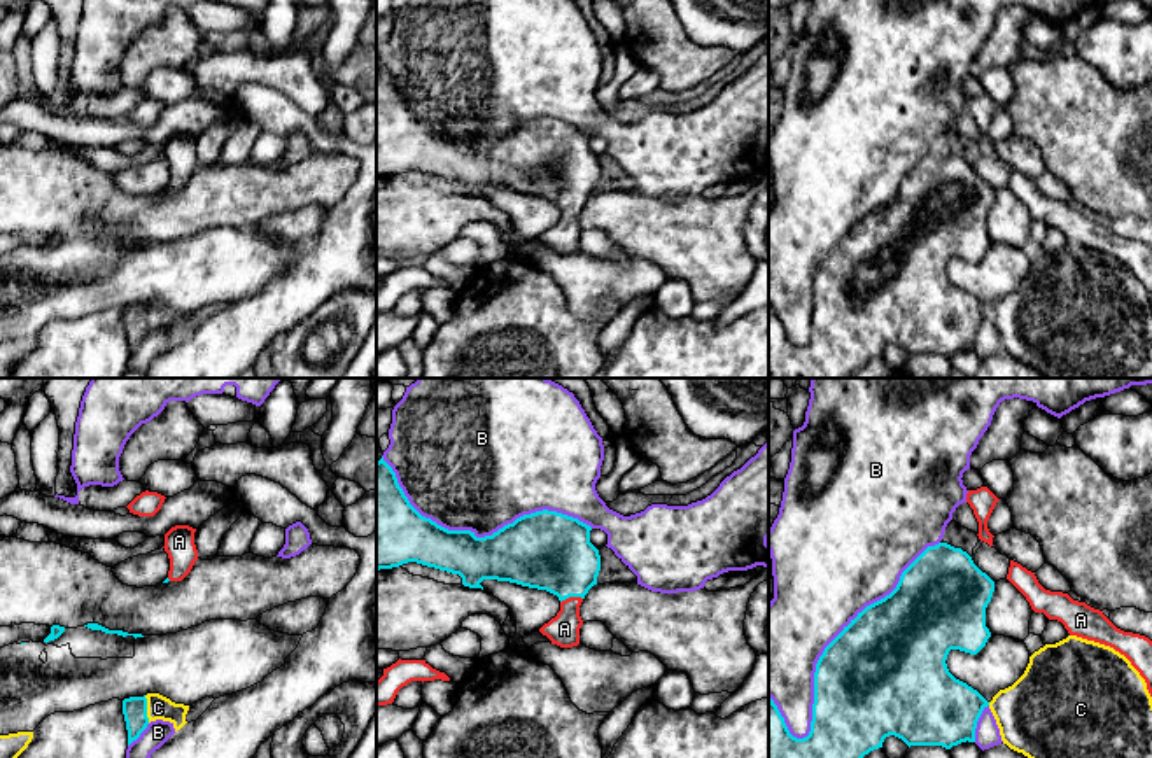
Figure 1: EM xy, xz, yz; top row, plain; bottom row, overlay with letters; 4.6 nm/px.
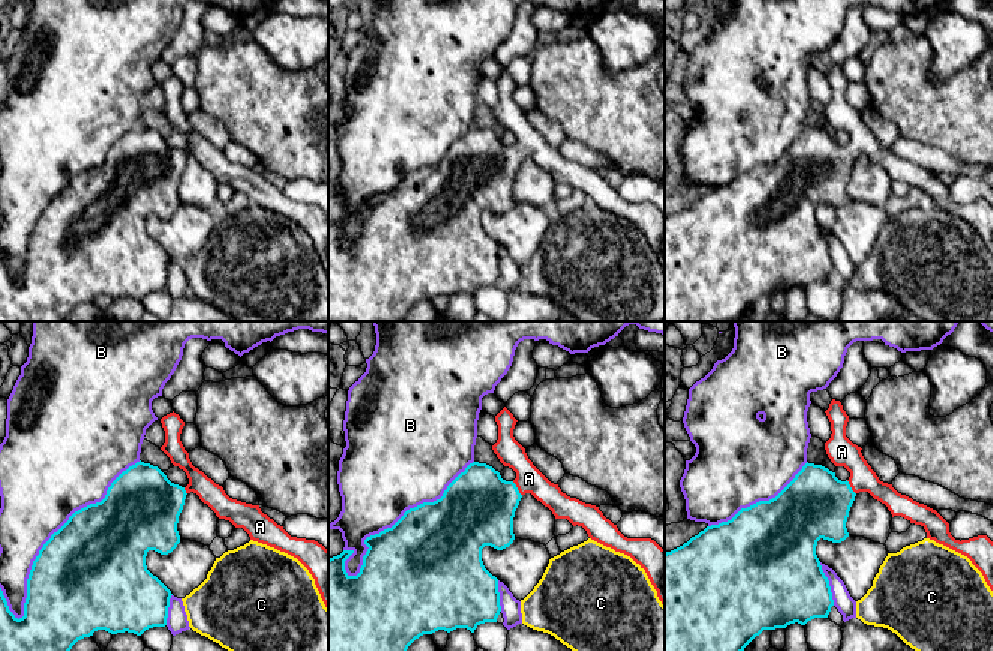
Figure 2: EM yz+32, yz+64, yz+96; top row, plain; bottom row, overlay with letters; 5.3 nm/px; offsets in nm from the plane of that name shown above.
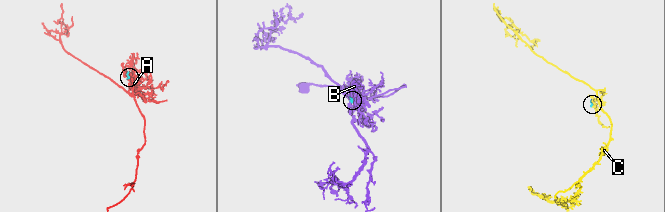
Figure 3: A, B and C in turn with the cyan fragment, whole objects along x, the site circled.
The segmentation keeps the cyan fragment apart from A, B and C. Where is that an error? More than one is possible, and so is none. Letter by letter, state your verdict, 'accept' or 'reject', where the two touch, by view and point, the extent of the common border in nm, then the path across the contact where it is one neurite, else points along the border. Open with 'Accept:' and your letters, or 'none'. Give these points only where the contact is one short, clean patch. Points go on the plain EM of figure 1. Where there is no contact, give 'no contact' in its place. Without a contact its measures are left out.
Accept: A
A: accept | xz (571, 203) | 110 nm | across xz (547, 158), (569, 181), (571, 203), (564, 237)
B: reject | yz (835, 245) | 1100 nm
C: reject | xy (146, 317) | 130 nm | along xy (144, 303), (149, 329)

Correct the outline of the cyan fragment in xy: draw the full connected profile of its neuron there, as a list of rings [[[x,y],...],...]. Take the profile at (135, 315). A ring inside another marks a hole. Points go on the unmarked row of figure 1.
[[[130,305],[123,308],[123,322],[128,338],[128,354],[140,345],[140,341],[147,336],[147,306],[144,305]]]

